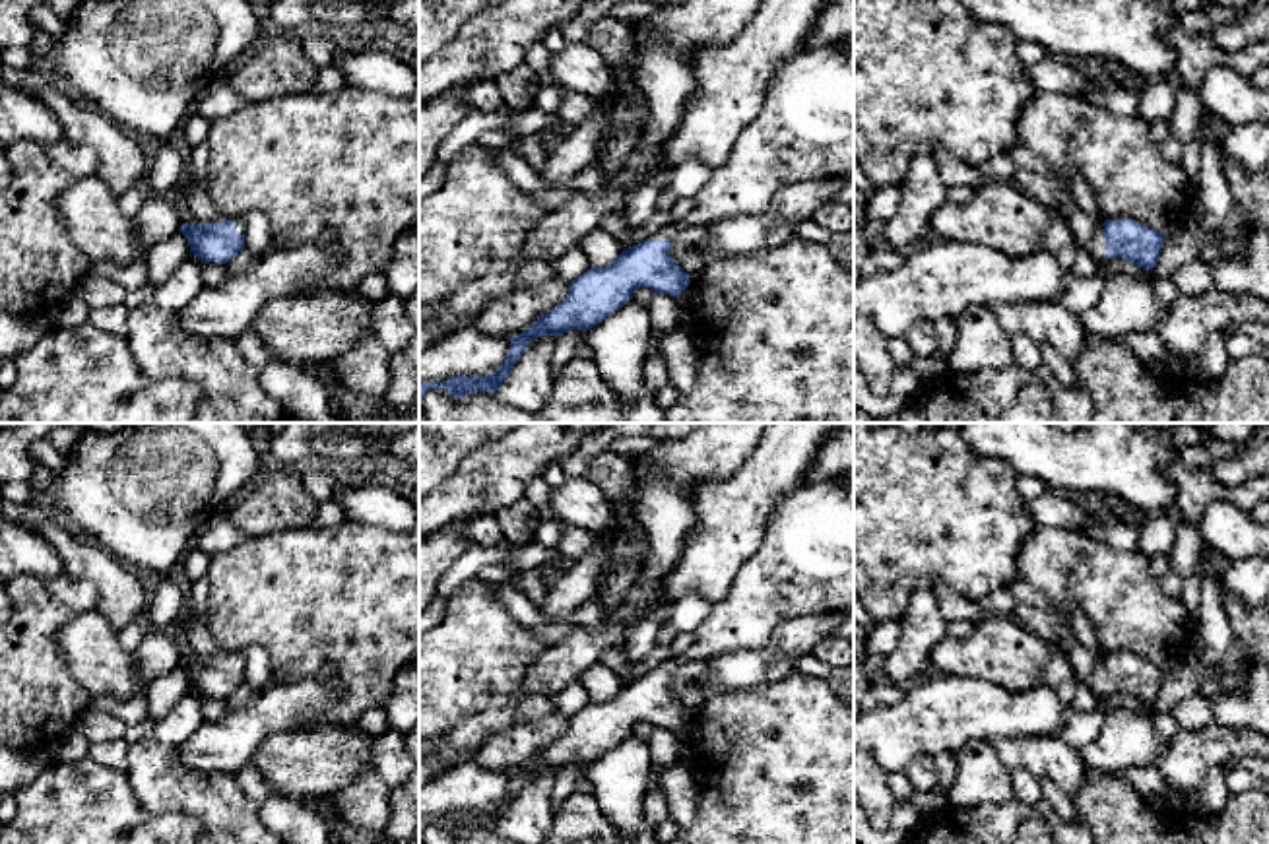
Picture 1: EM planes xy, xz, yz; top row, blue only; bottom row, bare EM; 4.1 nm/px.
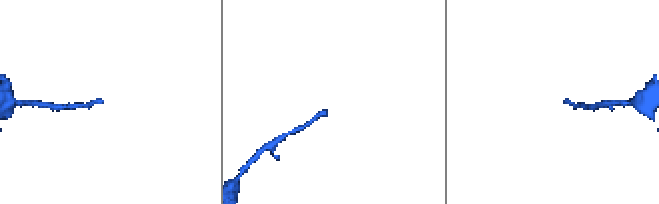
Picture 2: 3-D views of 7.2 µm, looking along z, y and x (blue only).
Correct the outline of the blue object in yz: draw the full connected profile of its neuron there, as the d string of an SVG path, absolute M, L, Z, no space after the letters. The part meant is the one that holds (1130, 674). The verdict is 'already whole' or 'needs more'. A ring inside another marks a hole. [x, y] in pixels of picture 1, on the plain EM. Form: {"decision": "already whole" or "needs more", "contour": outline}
{"decision": "needs more", "contour": "M1106 654L1087 677L1094 695L1125 693L1137 702L1151 704L1160 693L1164 667L1153 665L1135 654Z"}

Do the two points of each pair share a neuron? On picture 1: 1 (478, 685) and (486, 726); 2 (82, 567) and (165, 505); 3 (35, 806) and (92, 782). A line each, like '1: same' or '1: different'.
1: different
2: different
3: same

